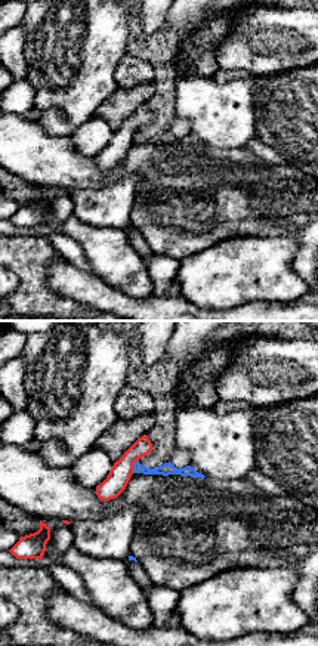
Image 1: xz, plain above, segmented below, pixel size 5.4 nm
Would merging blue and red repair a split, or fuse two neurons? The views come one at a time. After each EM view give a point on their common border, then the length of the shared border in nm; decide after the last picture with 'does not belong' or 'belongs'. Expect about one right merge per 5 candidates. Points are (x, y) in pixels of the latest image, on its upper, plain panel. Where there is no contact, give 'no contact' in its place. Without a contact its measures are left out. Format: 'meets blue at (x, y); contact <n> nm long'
meets blue at (133, 135); contact 80 nm long

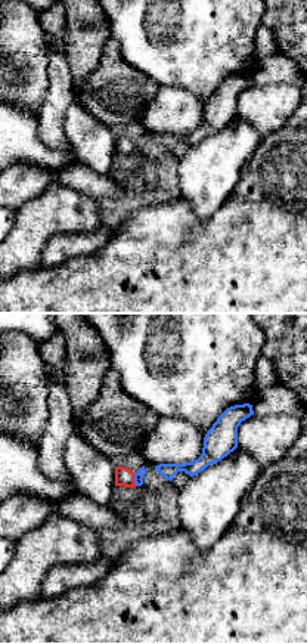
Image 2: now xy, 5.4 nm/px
meets blue at (135, 148); contact 70 nm long

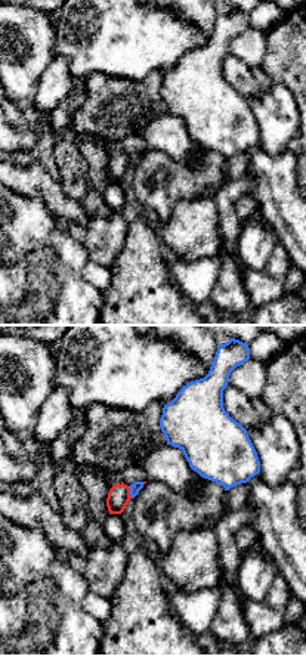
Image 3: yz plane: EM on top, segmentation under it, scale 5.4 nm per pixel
meets blue at (130, 161); contact 70 nm long

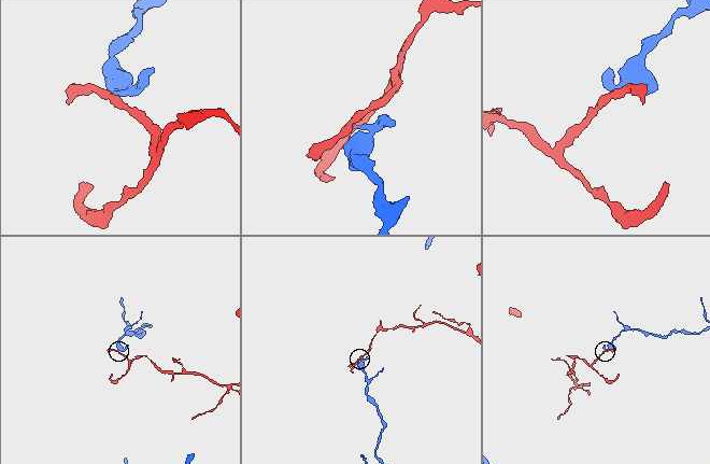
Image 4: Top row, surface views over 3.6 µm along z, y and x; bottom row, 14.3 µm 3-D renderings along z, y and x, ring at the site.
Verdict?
does not belong

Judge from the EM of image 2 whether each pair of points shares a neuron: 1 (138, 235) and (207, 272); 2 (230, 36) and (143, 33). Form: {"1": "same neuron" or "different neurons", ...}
{"1": "same neuron", "2": "same neuron"}

